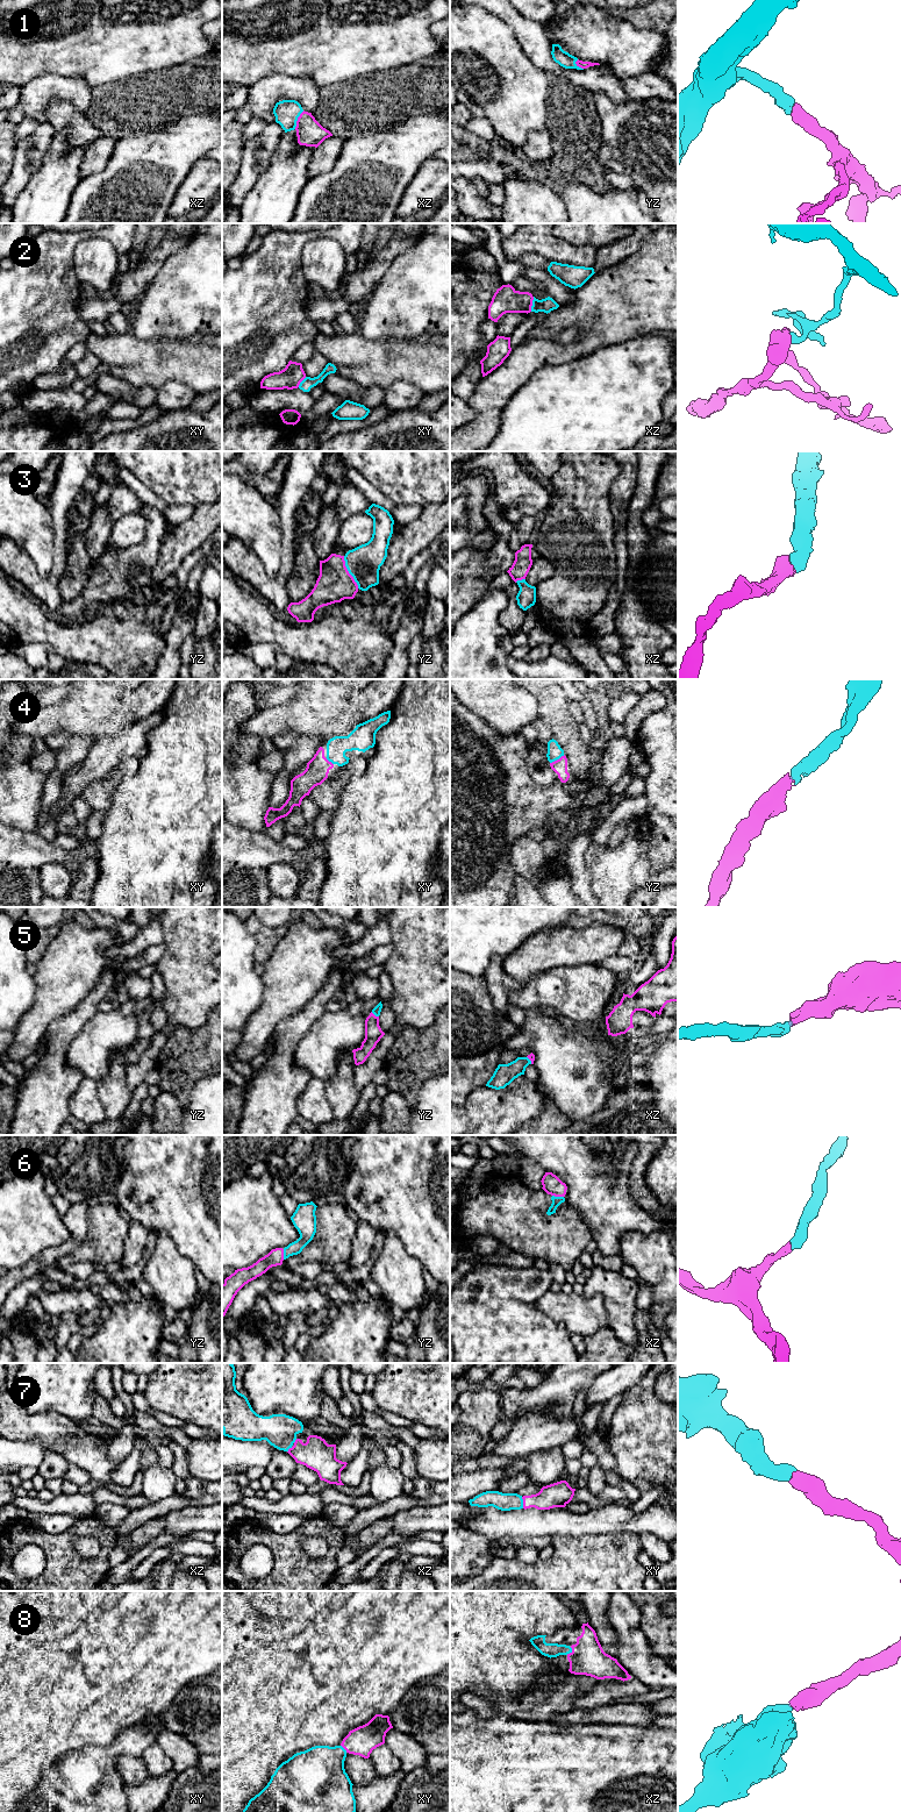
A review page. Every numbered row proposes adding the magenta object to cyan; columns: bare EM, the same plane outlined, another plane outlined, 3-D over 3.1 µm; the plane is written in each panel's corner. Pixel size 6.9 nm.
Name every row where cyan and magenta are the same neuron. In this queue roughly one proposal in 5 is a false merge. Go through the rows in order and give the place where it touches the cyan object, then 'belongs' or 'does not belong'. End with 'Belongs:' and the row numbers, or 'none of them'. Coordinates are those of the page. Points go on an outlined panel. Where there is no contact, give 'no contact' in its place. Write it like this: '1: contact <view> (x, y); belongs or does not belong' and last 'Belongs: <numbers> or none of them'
1: contact xz (297, 120); belongs
2: contact xz (533, 304); does not belong
3: contact yz (349, 572); belongs
4: contact yz (557, 758); belongs
5: contact yz (374, 1014); belongs
6: contact xz (558, 1197); belongs
7: contact xy (522, 1503); belongs
8: contact xz (570, 1652); belongs
Belongs: 1, 3, 4, 5, 6, 7, 8

